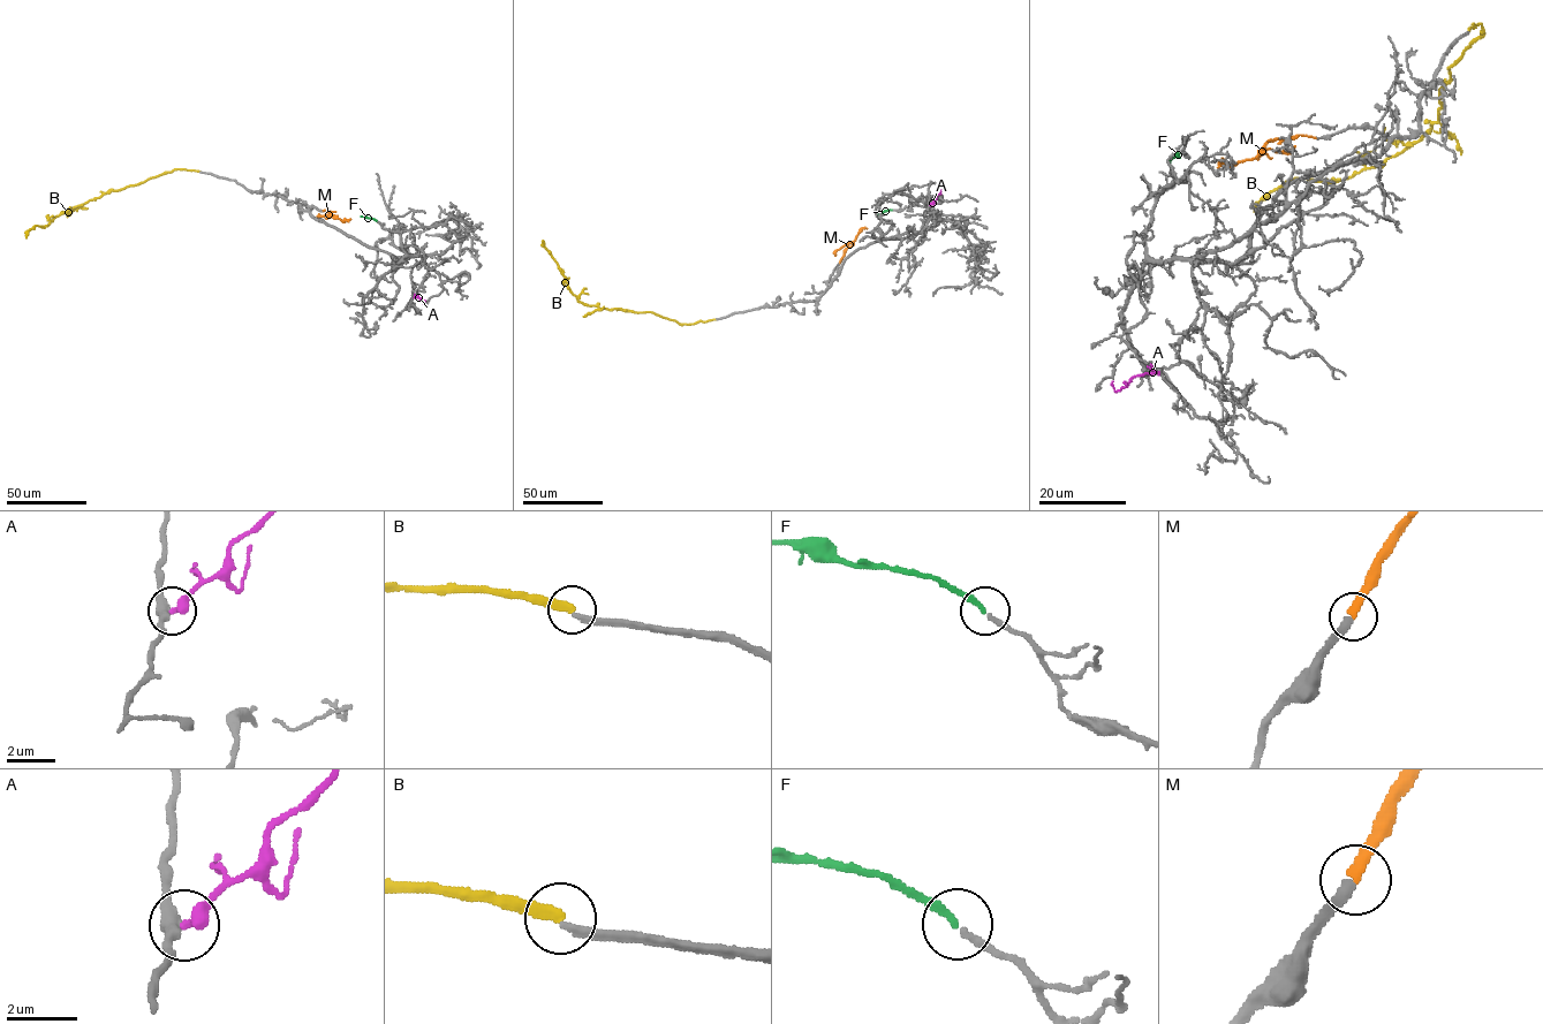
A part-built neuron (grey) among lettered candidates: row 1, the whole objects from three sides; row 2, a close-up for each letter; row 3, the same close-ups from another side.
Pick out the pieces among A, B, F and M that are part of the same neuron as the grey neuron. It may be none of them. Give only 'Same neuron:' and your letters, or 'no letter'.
Same neuron: F, M

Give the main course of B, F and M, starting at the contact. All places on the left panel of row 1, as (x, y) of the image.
B: (199, 172), (174, 169), (135, 186), (108, 190), (62, 211), (45, 226), (35, 226), (27, 230), (27, 237)
F: (377, 221), (361, 215)
M: (323, 211), (330, 211), (342, 221), (350, 218)

